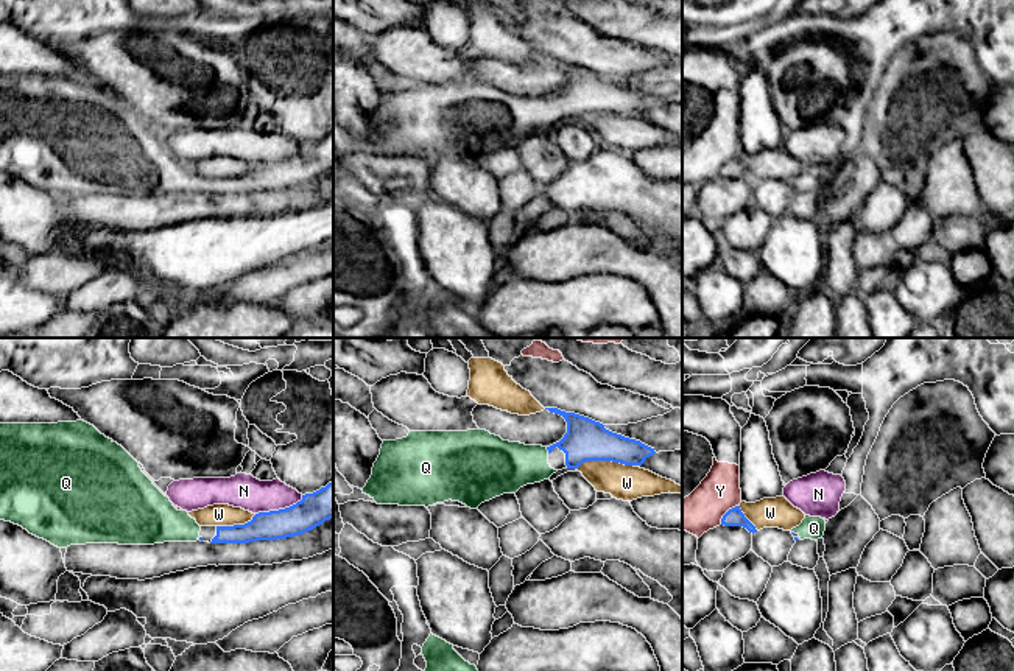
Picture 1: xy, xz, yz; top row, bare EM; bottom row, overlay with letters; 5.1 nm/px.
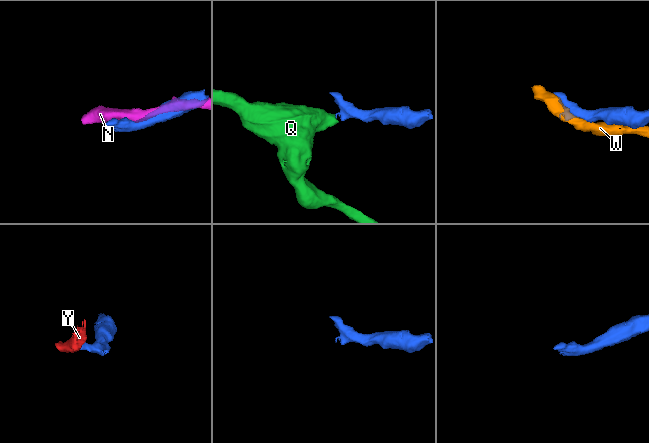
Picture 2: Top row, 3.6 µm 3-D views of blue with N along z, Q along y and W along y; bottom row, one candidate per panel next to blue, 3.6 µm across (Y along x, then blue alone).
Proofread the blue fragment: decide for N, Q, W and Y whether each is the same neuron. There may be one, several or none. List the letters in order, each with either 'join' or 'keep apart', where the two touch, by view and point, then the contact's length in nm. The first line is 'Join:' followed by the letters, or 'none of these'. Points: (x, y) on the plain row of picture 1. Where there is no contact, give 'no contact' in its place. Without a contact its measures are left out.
Join: Q
N: keep apart | xy (279, 161) | 260 nm
Q: join | xz (547, 100) | 40 nm
W: keep apart | xz (605, 111) | 300 nm
Y: keep apart | yz (726, 164) | 140 nm

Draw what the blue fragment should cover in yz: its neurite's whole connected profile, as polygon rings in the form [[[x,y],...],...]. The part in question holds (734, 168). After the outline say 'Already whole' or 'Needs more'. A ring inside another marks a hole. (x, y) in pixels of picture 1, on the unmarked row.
[[[740,157],[729,160],[723,167],[721,176],[724,176],[724,177],[743,177],[752,185],[757,184],[755,177],[745,168]]]. Already whole

